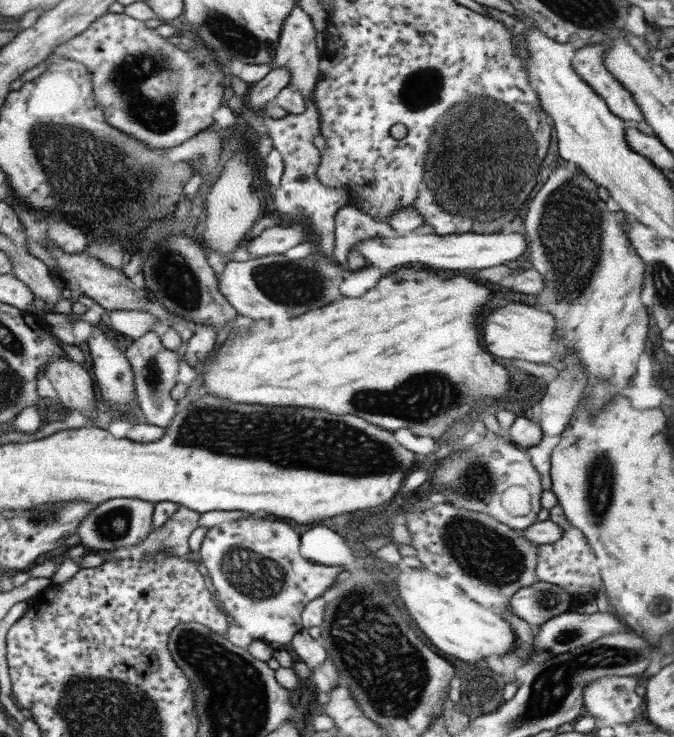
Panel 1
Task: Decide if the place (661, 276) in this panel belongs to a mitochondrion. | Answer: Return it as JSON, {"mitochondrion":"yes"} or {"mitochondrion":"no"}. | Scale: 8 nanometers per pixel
{"mitochondrion":"yes"}

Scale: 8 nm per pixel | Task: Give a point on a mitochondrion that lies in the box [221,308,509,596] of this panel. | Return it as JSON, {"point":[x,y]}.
{"point":[425,396]}

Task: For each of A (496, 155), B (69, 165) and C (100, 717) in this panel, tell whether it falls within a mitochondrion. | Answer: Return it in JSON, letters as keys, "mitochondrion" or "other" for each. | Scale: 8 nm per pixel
{"A":"mitochondrion","B":"mitochondrion","C":"mitochondrion"}

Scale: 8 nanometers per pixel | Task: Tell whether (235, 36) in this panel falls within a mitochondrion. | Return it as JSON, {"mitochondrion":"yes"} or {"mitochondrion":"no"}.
{"mitochondrion":"yes"}

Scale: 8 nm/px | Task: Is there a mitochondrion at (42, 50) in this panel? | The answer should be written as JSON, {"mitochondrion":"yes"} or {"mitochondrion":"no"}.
{"mitochondrion":"no"}

